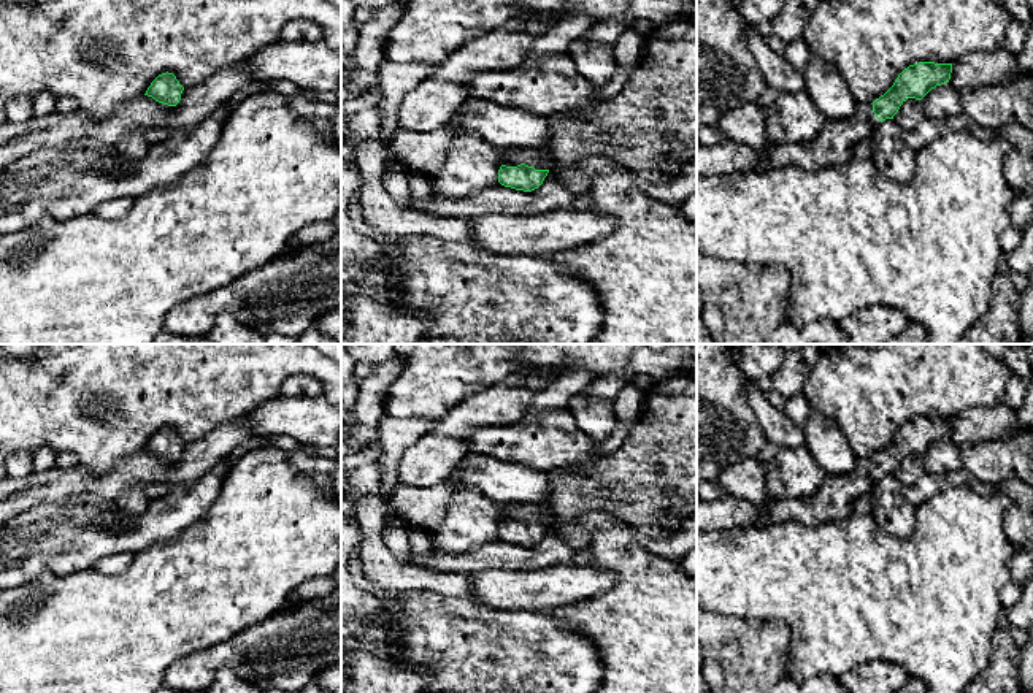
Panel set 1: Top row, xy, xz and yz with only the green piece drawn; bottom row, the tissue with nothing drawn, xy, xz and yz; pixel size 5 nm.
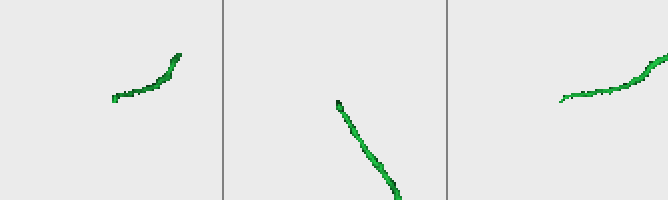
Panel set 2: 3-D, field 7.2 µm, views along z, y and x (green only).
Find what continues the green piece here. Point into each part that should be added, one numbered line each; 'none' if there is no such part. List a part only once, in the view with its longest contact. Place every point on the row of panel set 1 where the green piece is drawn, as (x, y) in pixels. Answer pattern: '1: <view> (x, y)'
1: xz (540, 159)

